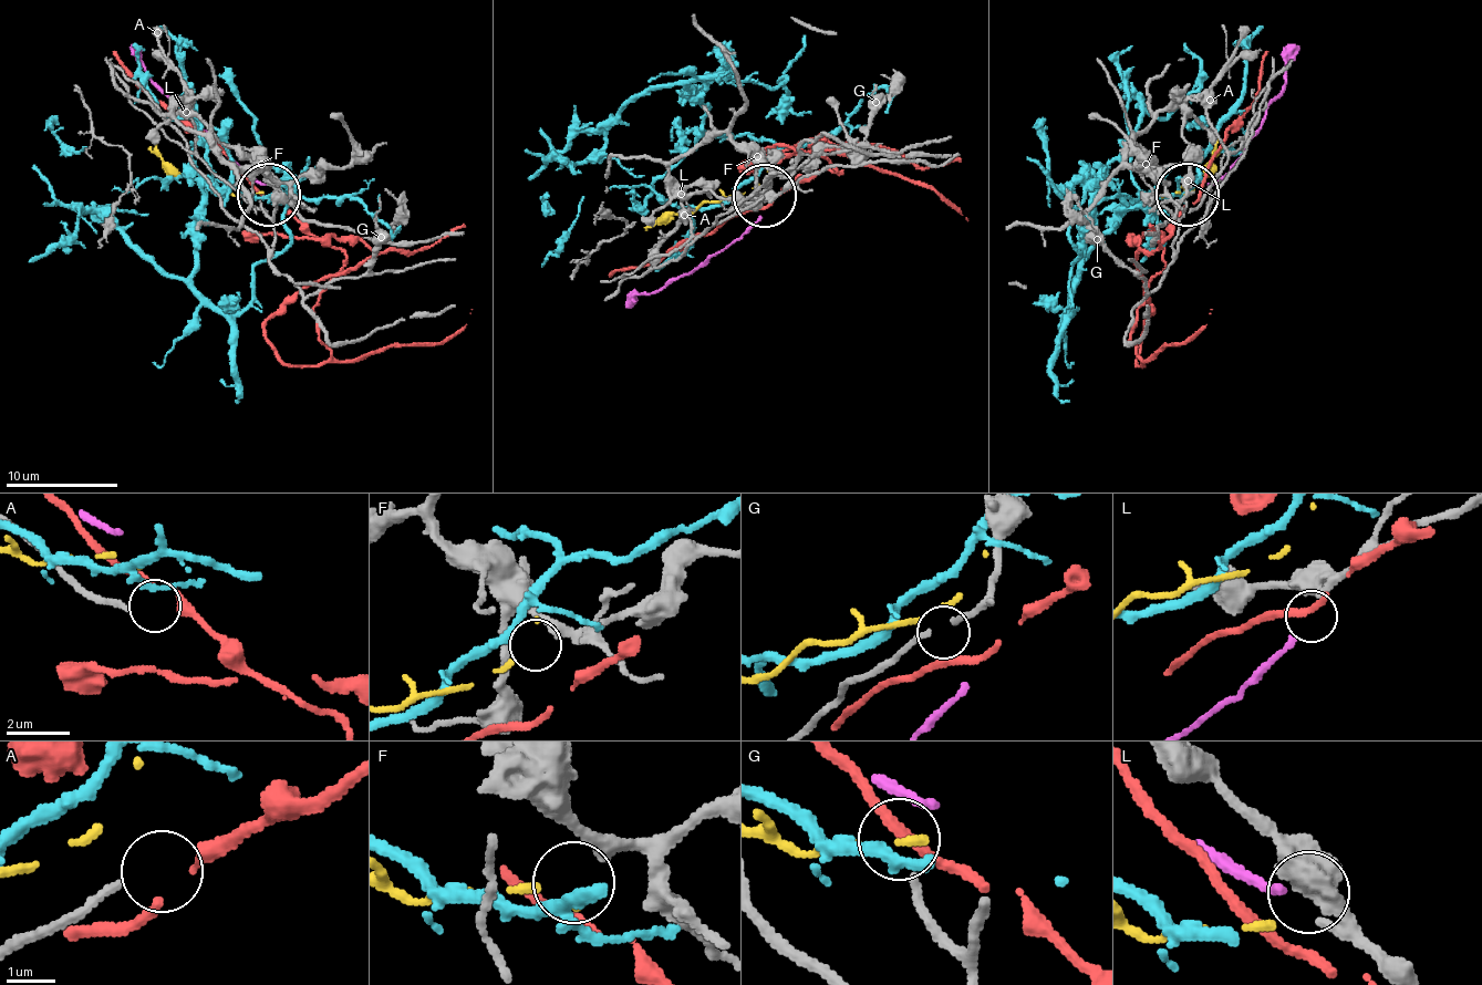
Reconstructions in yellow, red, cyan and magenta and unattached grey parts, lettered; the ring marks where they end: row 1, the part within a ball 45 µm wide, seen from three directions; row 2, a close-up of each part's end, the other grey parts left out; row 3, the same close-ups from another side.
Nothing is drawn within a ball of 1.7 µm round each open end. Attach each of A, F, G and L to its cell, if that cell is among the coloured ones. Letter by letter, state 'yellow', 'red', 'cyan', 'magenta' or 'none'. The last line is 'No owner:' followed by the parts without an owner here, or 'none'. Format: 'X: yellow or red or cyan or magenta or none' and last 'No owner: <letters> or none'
A: none
F: yellow
G: none
L: magenta
No owner: A, G

